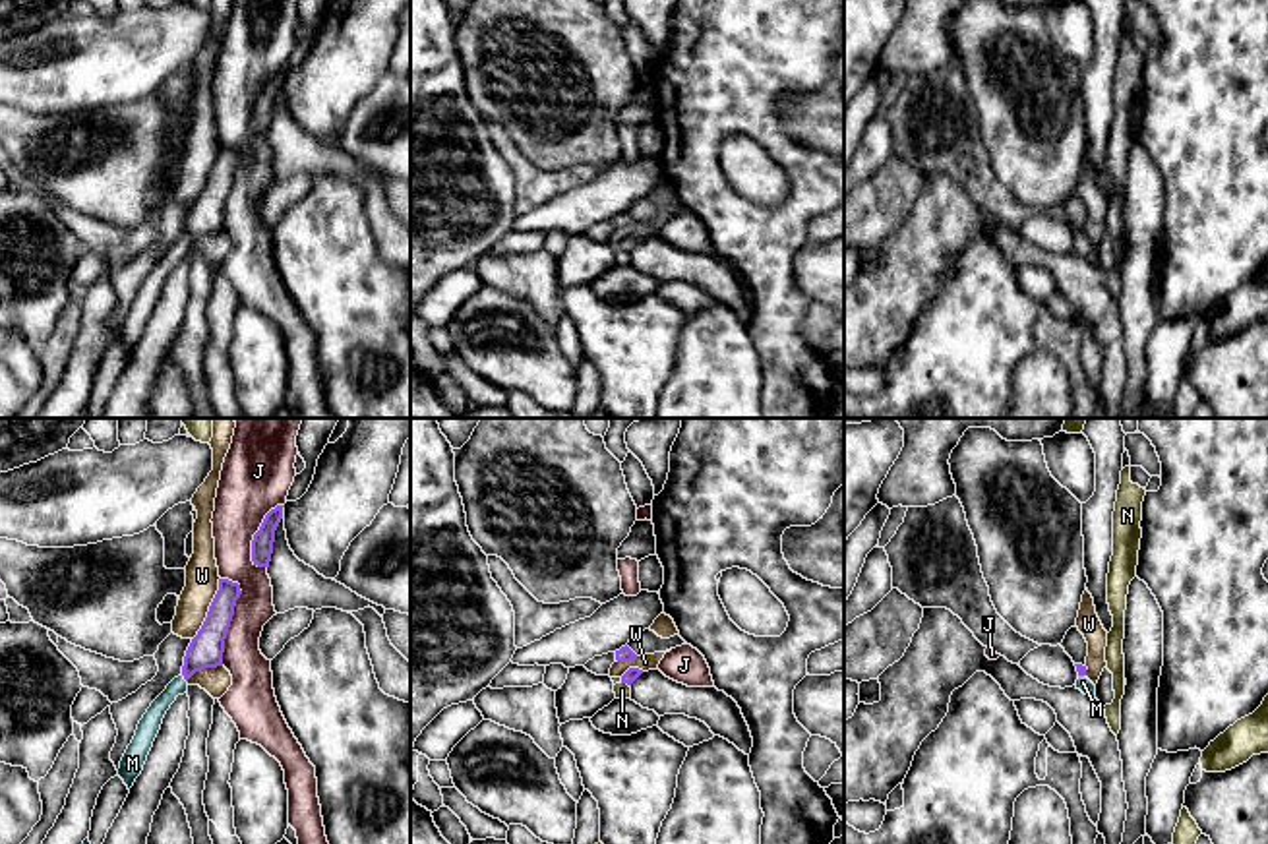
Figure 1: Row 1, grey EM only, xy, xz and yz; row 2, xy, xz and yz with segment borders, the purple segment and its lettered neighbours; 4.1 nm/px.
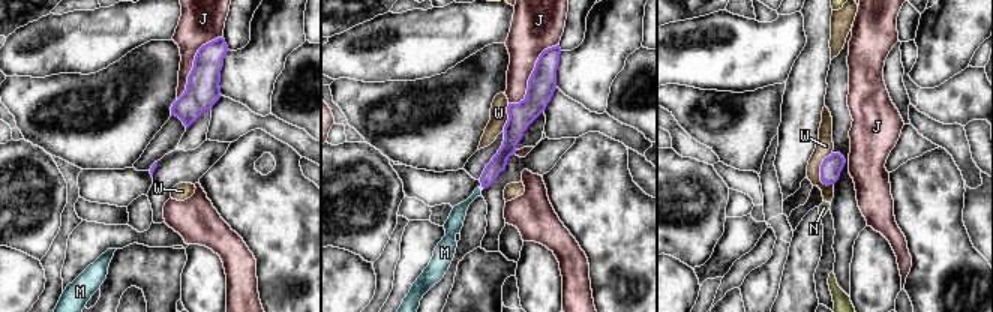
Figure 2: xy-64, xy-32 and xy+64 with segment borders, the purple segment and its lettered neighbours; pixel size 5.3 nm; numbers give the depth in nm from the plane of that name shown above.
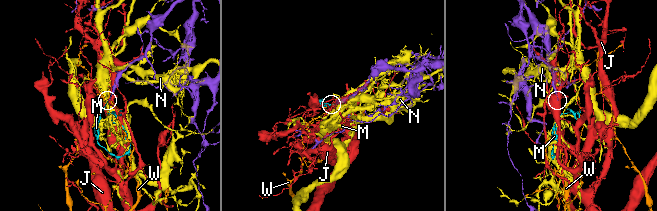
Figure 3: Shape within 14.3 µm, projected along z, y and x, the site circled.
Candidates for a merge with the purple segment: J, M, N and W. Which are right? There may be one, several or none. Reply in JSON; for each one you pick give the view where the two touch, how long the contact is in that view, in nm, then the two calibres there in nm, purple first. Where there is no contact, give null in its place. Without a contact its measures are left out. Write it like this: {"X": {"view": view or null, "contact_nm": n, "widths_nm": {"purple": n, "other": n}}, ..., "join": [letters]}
{"M": {"view": "xy", "contact_nm": 40, "widths_nm": {"purple": 140, "other": 90}}, "join": ["M"]}

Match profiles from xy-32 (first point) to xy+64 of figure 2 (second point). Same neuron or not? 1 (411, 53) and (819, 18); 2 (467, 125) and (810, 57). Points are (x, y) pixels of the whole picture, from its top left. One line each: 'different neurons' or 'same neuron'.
1: different neurons
2: different neurons

